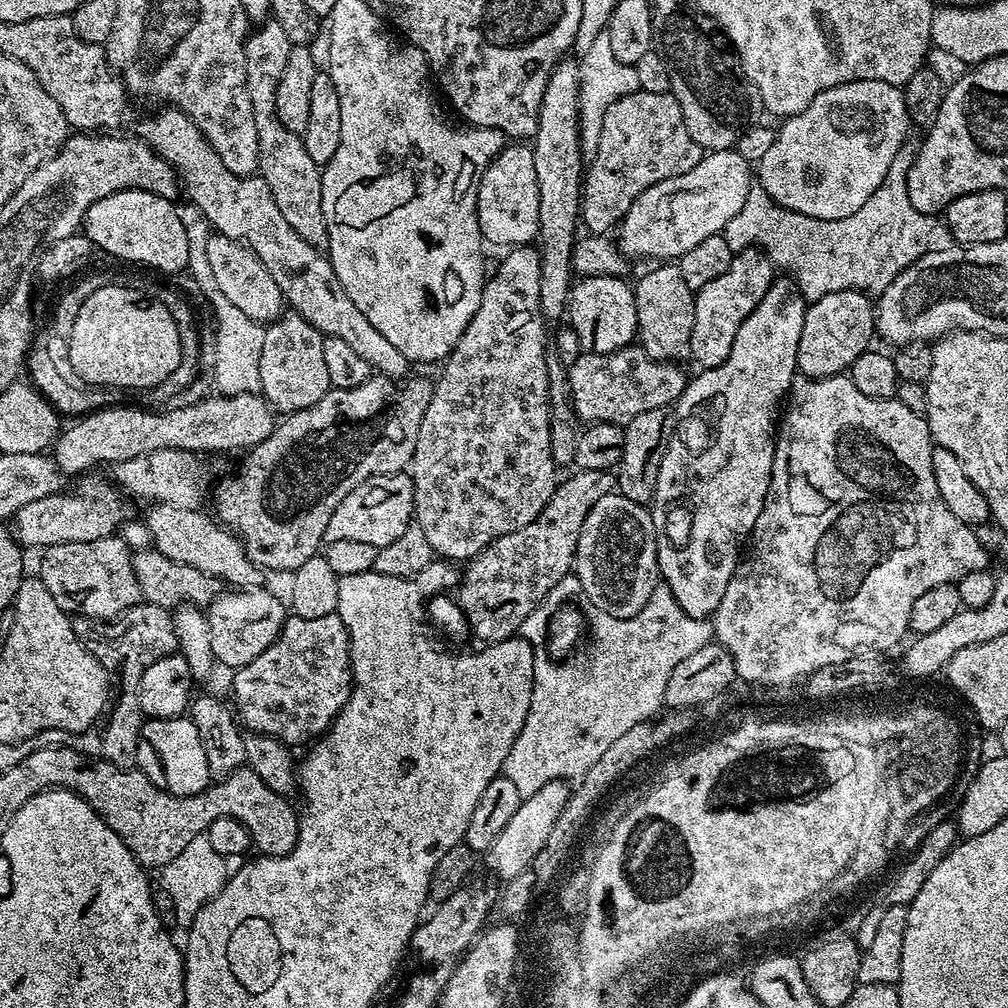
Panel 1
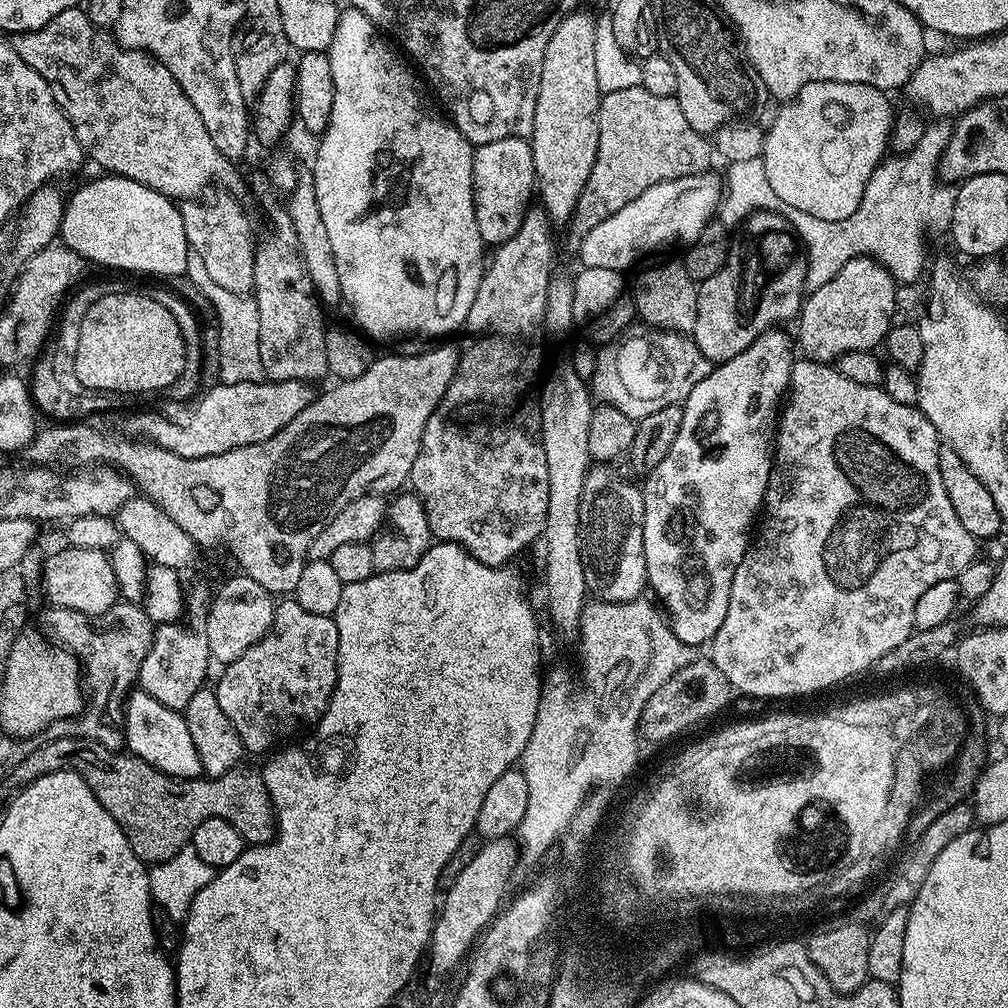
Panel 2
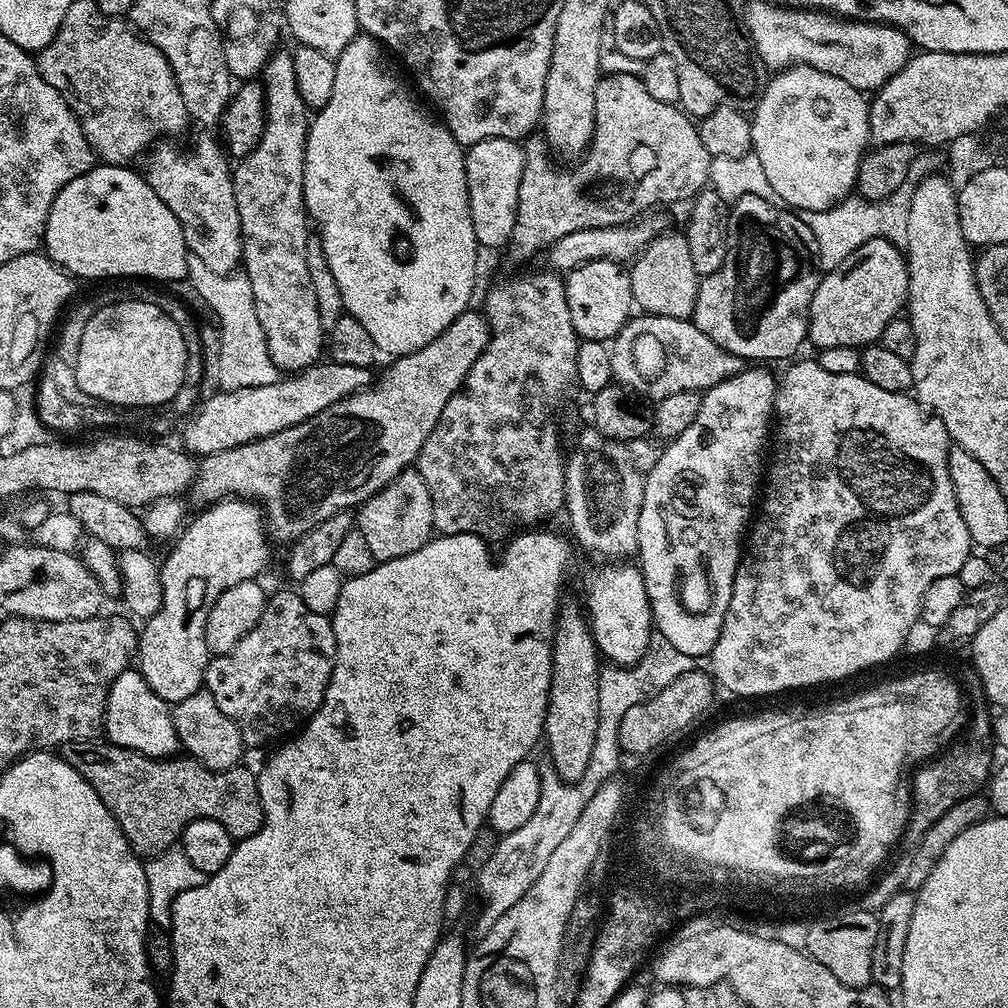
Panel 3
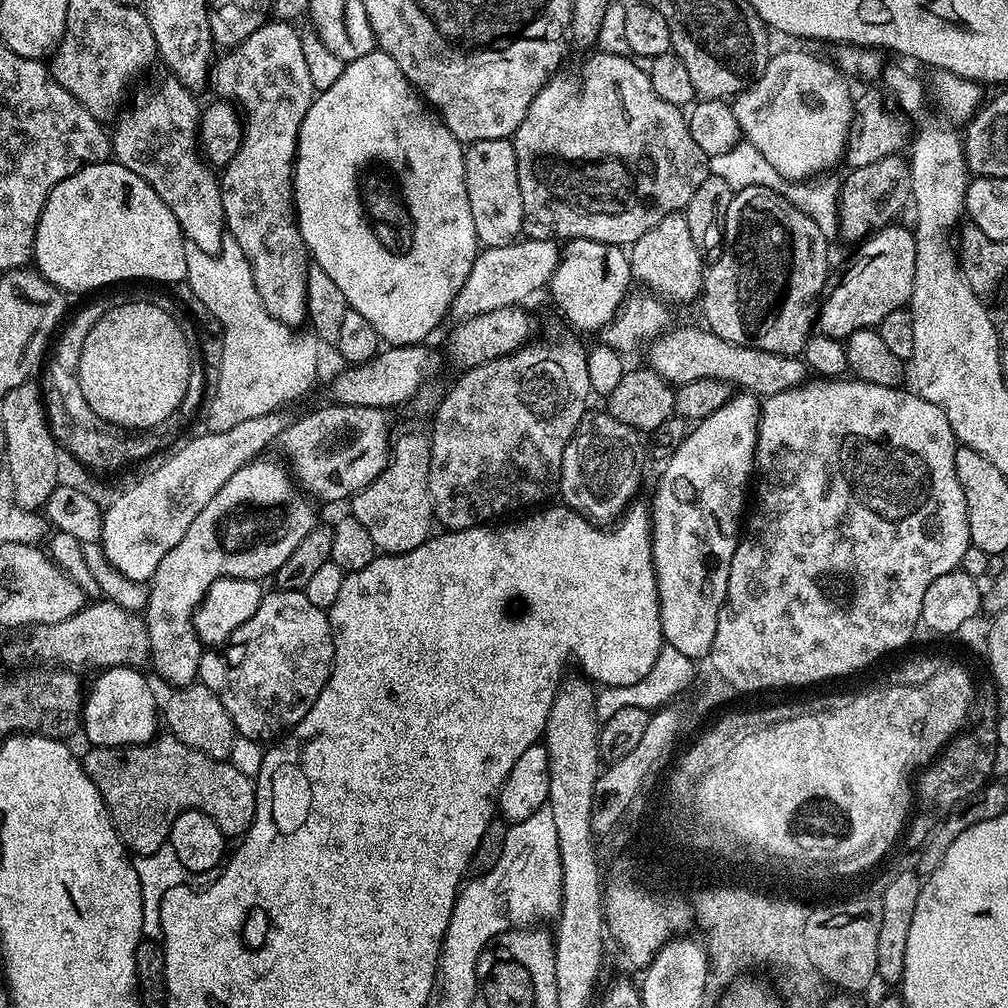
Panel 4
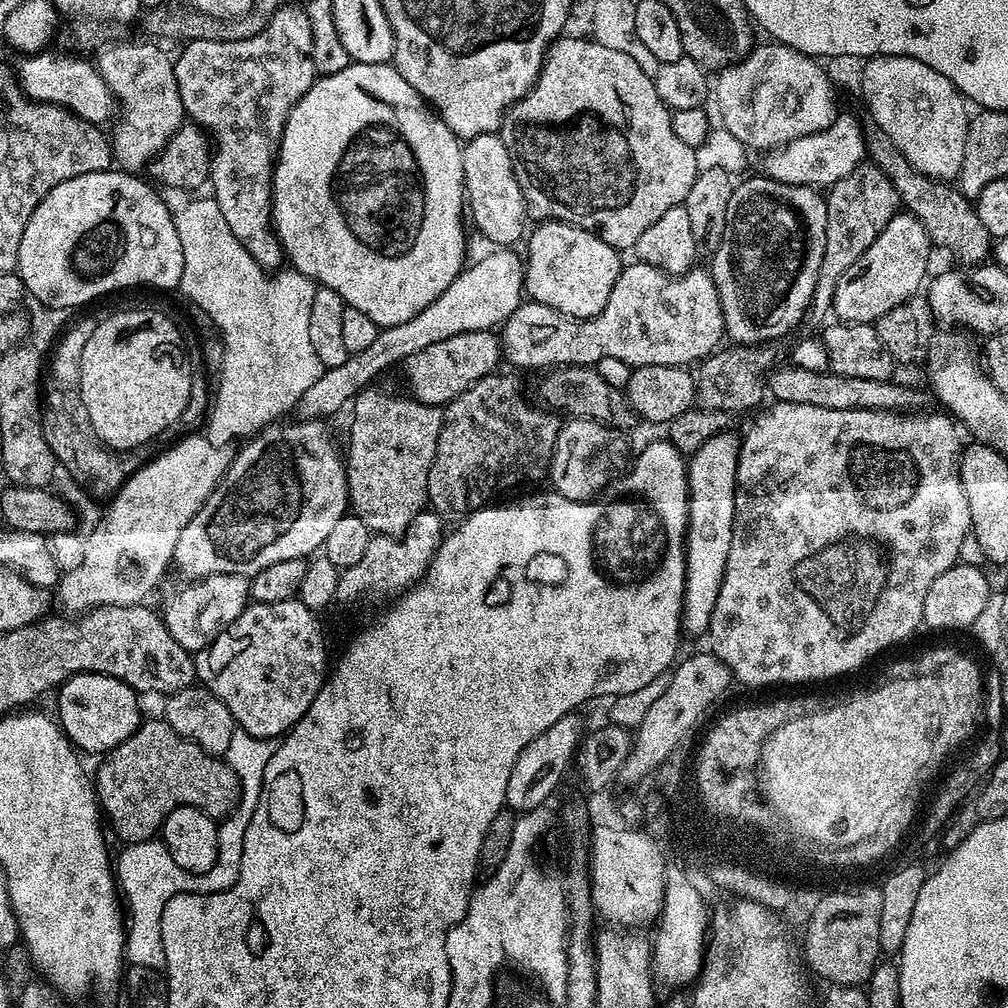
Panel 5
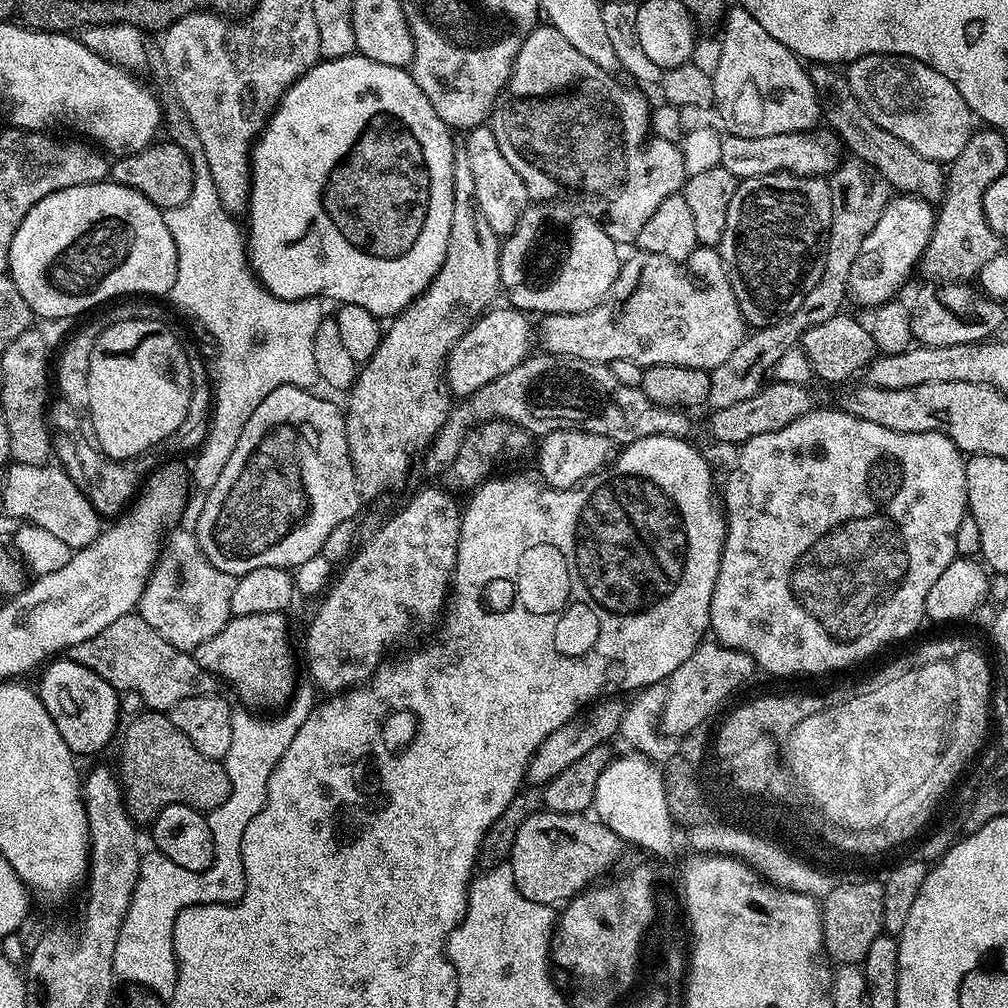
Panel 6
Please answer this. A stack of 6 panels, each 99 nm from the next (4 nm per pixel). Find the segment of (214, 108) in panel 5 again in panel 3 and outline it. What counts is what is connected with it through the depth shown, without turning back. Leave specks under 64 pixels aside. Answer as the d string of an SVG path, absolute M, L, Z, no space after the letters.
M273 51L262 73L264 85L264 129L258 146L249 156L243 157L232 169L232 181L234 182L234 202L238 202L238 214L242 222L242 238L244 240L244 259L242 261L243 271L248 277L250 286L254 290L254 310L258 314L258 322L262 322L262 330L266 334L266 346L270 350L270 358L274 366L281 373L295 374L321 359L320 351L326 348L326 330L322 326L322 318L318 318L318 301L314 298L314 285L310 282L310 266L306 266L306 250L310 239L310 217L307 208L304 207L304 159L306 158L306 142L308 141L308 126L310 123L310 109L306 102L302 102L302 94L298 92L298 77L294 74L294 62L292 52Z

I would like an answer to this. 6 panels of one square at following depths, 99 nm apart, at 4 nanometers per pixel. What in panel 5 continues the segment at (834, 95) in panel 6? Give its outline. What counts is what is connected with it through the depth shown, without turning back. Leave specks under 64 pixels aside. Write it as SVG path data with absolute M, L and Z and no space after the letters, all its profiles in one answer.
M872 126L865 131L864 146L867 159L880 167L890 182L894 182L901 205L920 219L928 239L937 249L945 248L960 266L975 266L989 259L994 248L994 237L988 233L986 226L982 226L973 201L962 195L959 187L914 170L898 146L894 146L894 142L890 142L888 135L878 127Z

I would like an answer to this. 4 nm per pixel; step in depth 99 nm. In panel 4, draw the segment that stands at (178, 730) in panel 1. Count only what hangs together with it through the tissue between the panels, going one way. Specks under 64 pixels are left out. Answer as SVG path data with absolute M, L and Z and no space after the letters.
M106 668L99 673L100 676L87 689L82 709L82 736L89 741L89 745L97 748L130 748L133 744L149 744L157 735L156 720L158 724L158 702L148 685L145 673L138 668Z

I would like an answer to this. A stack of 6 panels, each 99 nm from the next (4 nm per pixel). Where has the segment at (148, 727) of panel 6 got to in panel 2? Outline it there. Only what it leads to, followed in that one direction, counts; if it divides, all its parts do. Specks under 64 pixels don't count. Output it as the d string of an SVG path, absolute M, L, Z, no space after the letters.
M65 734L65 736L58 737L57 740L48 740L45 744L37 743L32 752L26 754L26 758L22 758L22 762L18 762L18 766L14 766L14 770L10 770L10 774L6 777L6 784L9 784L12 790L19 790L27 788L38 777L44 776L48 772L76 772L84 779L86 786L90 786L90 790L94 790L94 794L98 798L98 802L102 802L106 814L110 814L110 818L114 818L114 822L118 822L122 834L126 834L126 838L130 842L130 850L134 850L134 854L138 854L138 858L143 860L145 865L151 866L174 858L174 854L178 854L178 850L189 847L194 830L198 830L198 826L206 818L222 818L226 822L230 822L234 826L234 830L238 830L238 834L242 834L242 838L249 845L268 844L276 837L276 811L272 805L270 794L266 790L266 782L261 769L244 767L237 766L234 770L221 776L179 780L173 776L162 774L162 770L150 766L150 762L133 756L127 750L107 749L106 746L99 745L97 741L82 740L71 734Z

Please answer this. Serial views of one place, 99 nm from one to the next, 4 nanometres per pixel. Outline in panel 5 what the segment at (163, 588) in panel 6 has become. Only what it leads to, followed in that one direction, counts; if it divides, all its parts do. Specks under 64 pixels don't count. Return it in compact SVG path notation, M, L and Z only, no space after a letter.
M218 574L193 579L185 588L172 592L162 607L166 630L190 653L203 652L243 614L250 603L249 577L238 574Z

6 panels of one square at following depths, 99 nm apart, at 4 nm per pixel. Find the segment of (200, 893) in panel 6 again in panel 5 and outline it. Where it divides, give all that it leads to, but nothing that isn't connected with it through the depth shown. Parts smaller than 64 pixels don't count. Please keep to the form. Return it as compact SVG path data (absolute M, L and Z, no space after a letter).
M236 731L234 738L230 738L228 765L234 774L240 776L240 800L229 816L224 817L218 824L218 858L210 870L202 874L184 872L174 858L166 851L163 839L153 838L124 844L120 857L114 860L114 871L118 877L118 888L126 901L126 931L124 934L124 954L129 965L150 966L163 969L164 947L162 946L162 910L174 894L183 892L225 892L240 873L242 862L242 846L246 826L254 814L260 801L262 778L266 774L266 762L270 762L274 744L271 740L254 738L245 732Z

